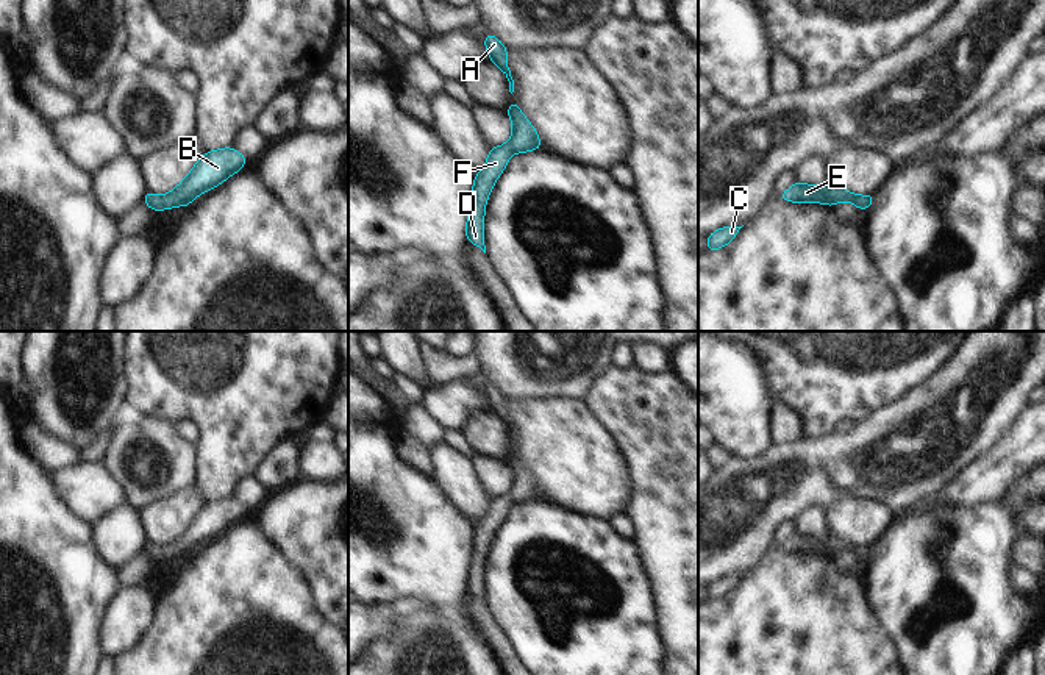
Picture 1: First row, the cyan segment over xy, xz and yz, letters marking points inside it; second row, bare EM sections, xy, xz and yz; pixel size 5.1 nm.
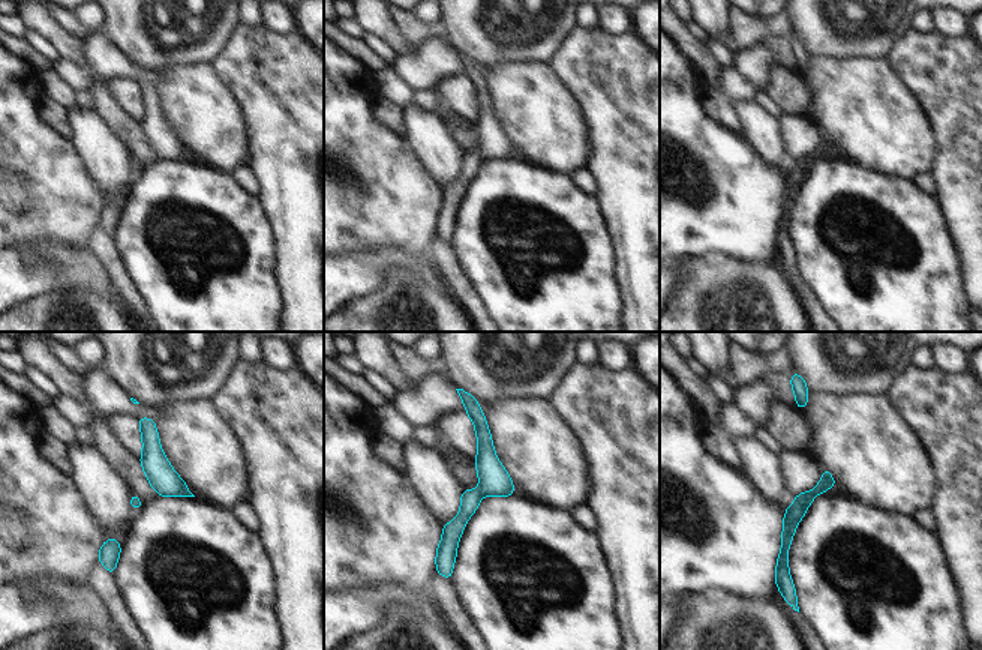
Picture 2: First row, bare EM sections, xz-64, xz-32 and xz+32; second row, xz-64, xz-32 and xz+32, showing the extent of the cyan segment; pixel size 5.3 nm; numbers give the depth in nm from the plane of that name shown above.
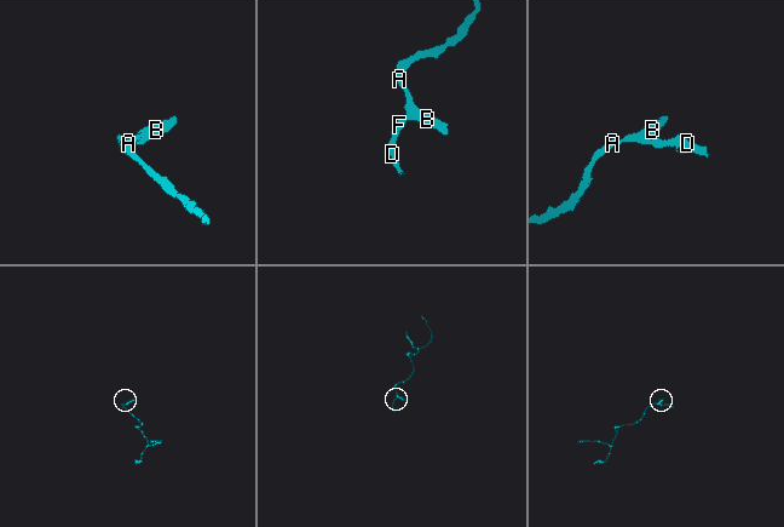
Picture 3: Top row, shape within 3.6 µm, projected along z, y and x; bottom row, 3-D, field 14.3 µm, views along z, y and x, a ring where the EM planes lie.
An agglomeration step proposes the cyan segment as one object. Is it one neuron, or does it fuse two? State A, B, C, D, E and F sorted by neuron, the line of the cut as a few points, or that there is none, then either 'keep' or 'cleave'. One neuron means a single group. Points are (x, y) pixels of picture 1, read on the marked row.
A B C D E F; no cut; keep

